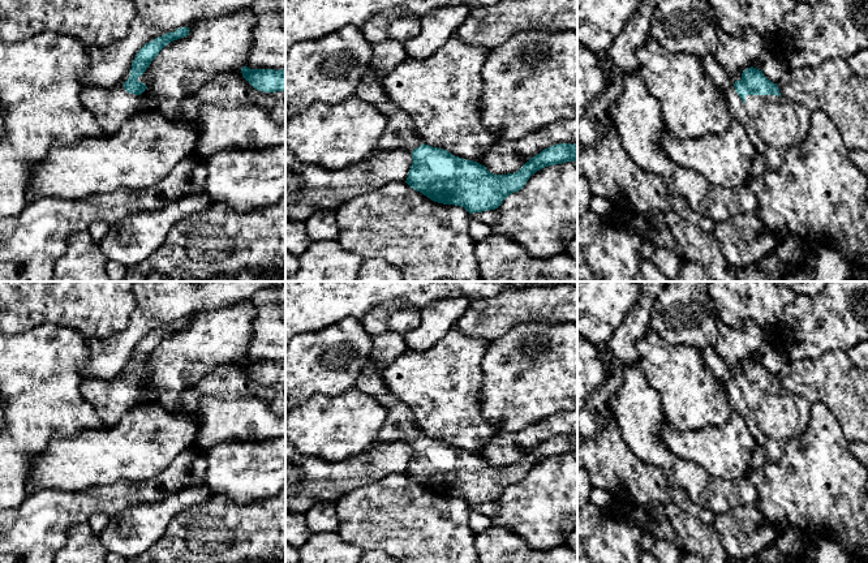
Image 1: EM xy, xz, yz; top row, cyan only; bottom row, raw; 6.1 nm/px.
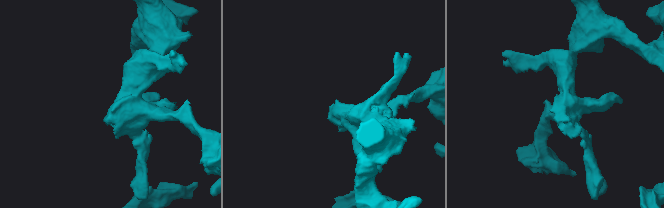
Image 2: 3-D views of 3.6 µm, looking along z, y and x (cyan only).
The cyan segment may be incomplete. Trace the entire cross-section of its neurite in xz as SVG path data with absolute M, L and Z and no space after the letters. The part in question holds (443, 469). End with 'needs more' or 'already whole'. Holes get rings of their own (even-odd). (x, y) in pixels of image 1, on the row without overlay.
M398 332L373 336L370 356L354 386L387 408L388 416L375 442L411 443L413 454L405 474L431 493L461 498L469 506L495 502L537 463L577 452L577 435L558 435L530 450L515 465L494 467L477 454L425 437L412 409L387 391L383 379L384 369L407 351Z | needs more

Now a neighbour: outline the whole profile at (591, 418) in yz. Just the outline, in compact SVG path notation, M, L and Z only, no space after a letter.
M614 369L611 373L609 373L606 381L596 388L586 404L581 409L577 409L579 438L594 438L605 427L606 416L615 420L609 407L609 401L622 382L622 370Z

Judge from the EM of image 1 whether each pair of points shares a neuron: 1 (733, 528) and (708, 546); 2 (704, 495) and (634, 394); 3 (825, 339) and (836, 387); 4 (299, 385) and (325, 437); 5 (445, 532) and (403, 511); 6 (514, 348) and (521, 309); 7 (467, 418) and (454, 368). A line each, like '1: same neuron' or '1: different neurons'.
1: different neurons
2: same neuron
3: different neurons
4: different neurons
5: same neuron
6: different neurons
7: same neuron

